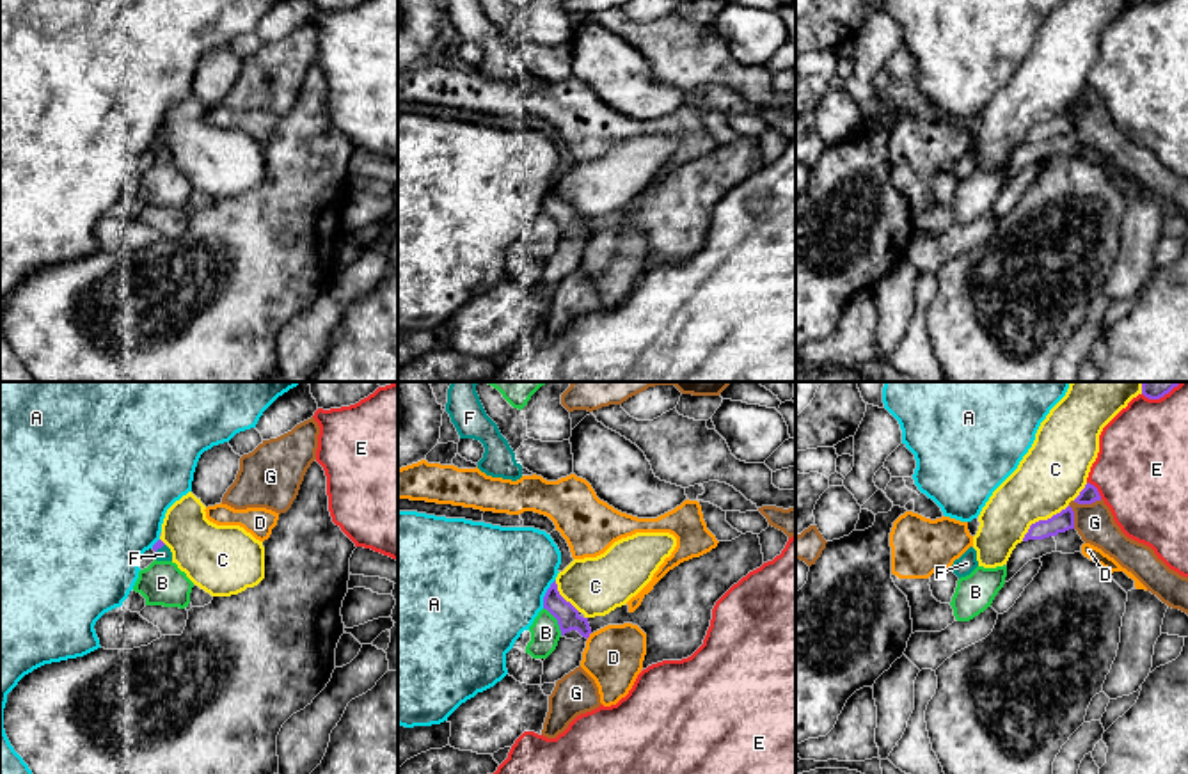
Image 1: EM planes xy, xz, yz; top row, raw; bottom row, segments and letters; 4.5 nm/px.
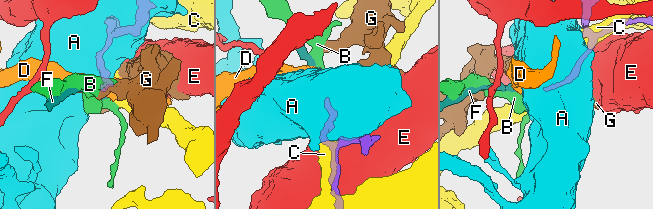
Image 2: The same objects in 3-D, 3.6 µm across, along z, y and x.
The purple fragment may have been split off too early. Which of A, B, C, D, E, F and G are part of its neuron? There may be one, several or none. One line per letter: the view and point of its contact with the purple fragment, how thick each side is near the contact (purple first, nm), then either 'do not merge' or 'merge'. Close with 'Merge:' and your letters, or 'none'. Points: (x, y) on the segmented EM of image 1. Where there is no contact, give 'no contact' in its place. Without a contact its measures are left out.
A: meets purple in xz at (546, 593); 100 nm thick on the purple side, 480 nm on the other; do not merge
B: meets purple in xz at (558, 622); 100 nm thick on the purple side, 130 nm on the other; do not merge
C: meets purple in yz at (1041, 521); 90 nm thick on the purple side, 300 nm on the other; do not merge
D: meets purple in xz at (588, 636); 100 nm thick on the purple side, 280 nm on the other; do not merge
E: meets purple in yz at (1096, 489); 80 nm thick on the purple side, 420 nm on the other; do not merge
F: meets purple in xy at (158, 547); 40 nm thick on the purple side, 60 nm on the other; merge
G: meets purple in yz at (1087, 503); 80 nm thick on the purple side, 180 nm on the other; do not merge
Merge: F

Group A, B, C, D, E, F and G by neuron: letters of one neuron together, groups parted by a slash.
A / B / C / D / E / F / G

